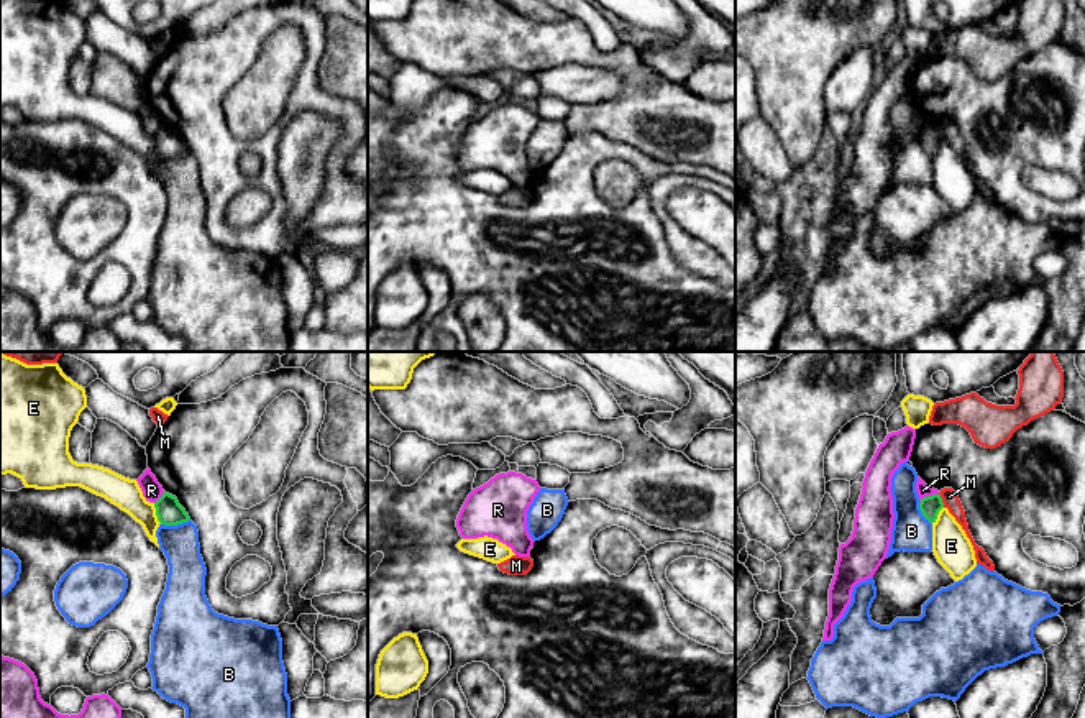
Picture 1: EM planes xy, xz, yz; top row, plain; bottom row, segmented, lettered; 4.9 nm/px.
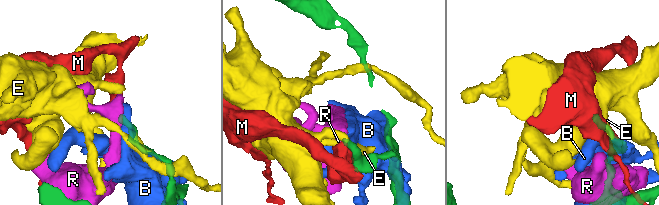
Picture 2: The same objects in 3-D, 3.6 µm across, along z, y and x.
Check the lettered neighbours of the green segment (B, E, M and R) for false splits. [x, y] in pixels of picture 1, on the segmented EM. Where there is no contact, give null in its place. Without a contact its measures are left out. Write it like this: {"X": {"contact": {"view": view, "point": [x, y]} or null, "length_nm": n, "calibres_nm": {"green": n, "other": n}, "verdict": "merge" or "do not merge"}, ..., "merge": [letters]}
{"B": {"contact": {"view": "xy", "point": [174, 524]}, "length_nm": 150, "calibres_nm": {"green": 130, "other": 180}, "verdict": "do not merge"}, "E": {"contact": {"view": "xy", "point": [156, 513]}, "length_nm": 110, "calibres_nm": {"green": 130, "other": 150}, "verdict": "do not merge"}, "M": {"contact": {"view": "yz", "point": [941, 500]}, "length_nm": 80, "calibres_nm": {"green": 100, "other": 80}, "verdict": "do not merge"}, "R": {"contact": {"view": "yz", "point": [928, 497]}, "length_nm": 110, "calibres_nm": {"green": 100, "other": 70}, "verdict": "do not merge"}, "merge": []}

